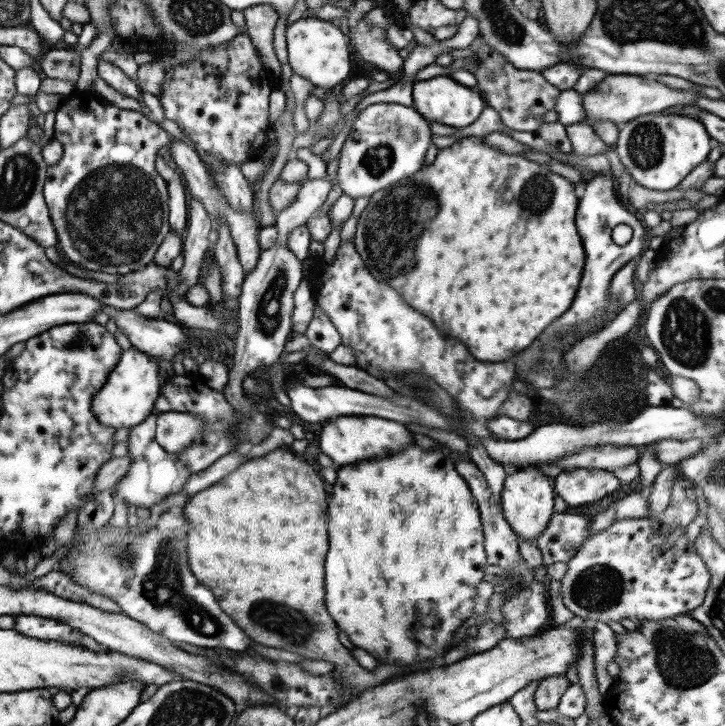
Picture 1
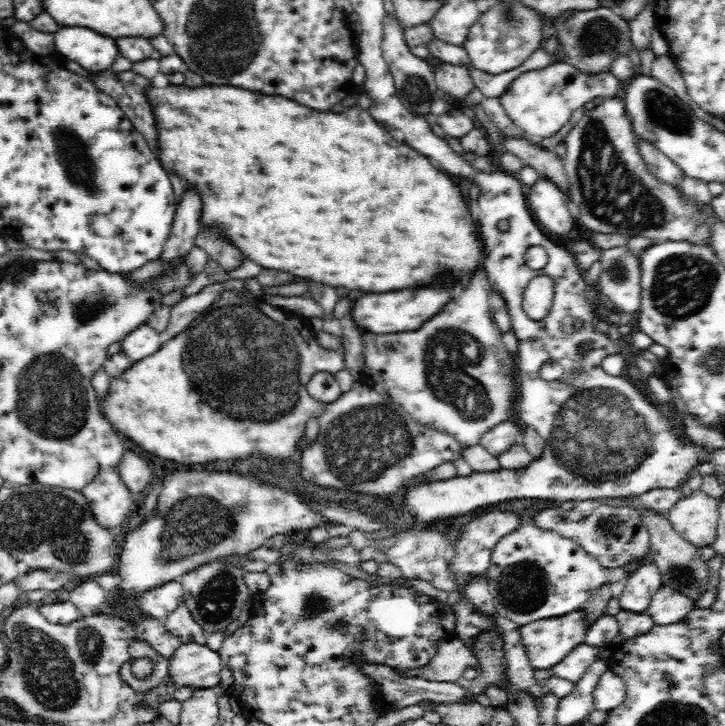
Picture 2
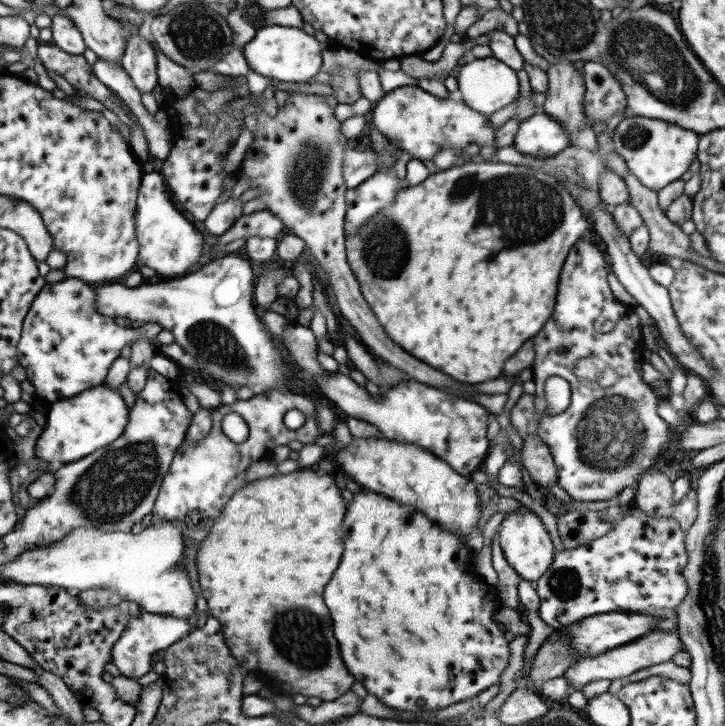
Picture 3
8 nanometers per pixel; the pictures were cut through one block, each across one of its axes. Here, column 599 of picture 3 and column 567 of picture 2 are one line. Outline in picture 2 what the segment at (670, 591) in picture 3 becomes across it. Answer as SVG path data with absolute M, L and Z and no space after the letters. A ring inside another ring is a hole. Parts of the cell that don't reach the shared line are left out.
M524 520L522 526L518 526L514 532L504 536L496 548L492 548L492 562L486 570L490 594L494 600L494 610L498 616L504 616L506 620L518 624L520 628L526 624L532 624L536 620L554 620L558 616L568 616L570 612L582 610L584 604L594 596L594 592L606 582L612 582L612 574L616 570L606 570L596 556L590 556L576 540L564 538L556 534L554 530L538 528L534 520Z

